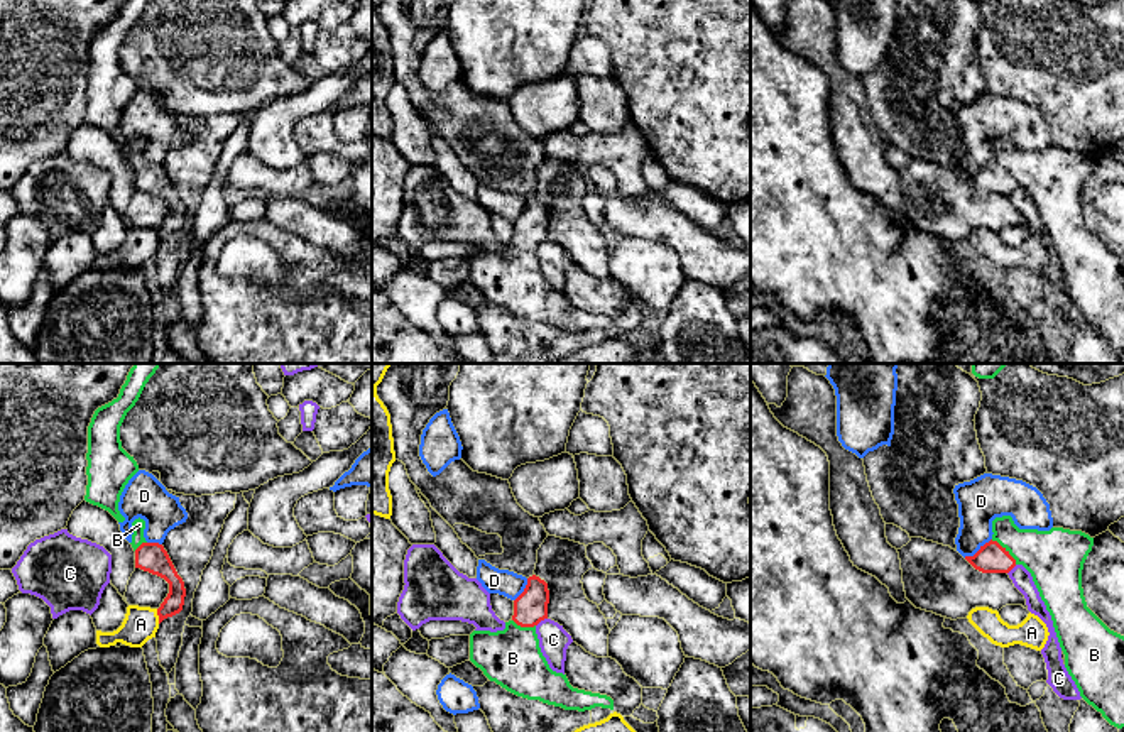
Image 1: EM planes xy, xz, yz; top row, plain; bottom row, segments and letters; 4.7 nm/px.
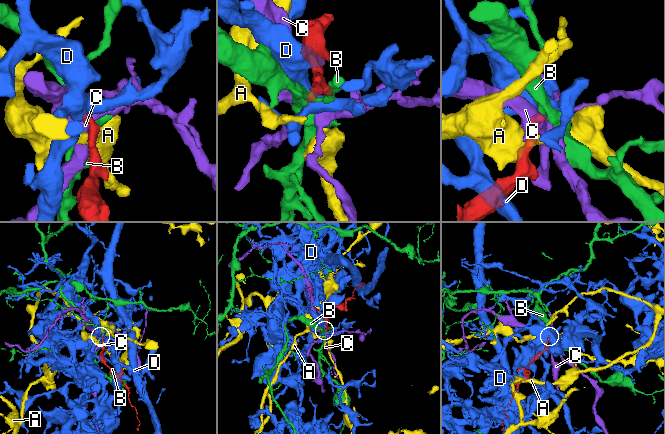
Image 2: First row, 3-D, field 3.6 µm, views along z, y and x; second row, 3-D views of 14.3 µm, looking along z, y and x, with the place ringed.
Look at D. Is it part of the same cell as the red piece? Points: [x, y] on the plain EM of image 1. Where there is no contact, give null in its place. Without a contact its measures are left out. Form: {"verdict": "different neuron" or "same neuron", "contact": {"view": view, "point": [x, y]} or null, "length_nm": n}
{"verdict": "different neuron", "contact": {"view": "yz", "point": [979, 171]}, "length_nm": 160}

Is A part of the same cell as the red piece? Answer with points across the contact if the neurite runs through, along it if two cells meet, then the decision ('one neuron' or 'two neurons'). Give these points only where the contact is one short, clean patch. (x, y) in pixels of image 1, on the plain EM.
border xy (156, 230), (159, 244); two neurons

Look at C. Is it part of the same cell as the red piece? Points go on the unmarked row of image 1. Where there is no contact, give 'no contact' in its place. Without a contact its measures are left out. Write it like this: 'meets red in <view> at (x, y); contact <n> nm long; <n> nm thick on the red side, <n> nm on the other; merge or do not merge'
meets red in xz at (541, 240); contact 70 nm long; 160 nm thick on the red side, 140 nm on the other; do not merge

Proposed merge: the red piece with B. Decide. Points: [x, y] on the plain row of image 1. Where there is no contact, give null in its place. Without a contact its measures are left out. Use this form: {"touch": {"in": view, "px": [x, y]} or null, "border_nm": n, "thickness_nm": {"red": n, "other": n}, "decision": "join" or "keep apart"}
{"touch": {"in": "yz", "px": [1004, 171]}, "border_nm": 170, "thickness_nm": {"red": 140, "other": 280}, "decision": "join"}

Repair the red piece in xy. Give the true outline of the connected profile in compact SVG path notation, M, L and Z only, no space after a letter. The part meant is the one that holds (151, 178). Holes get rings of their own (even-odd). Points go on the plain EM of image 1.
M135 140L132 144L132 169L135 172L135 189L149 193L164 199L169 205L169 215L157 230L159 245L179 235L184 227L186 210L183 199L177 196L167 172L159 164L147 164L144 159L145 142Z

